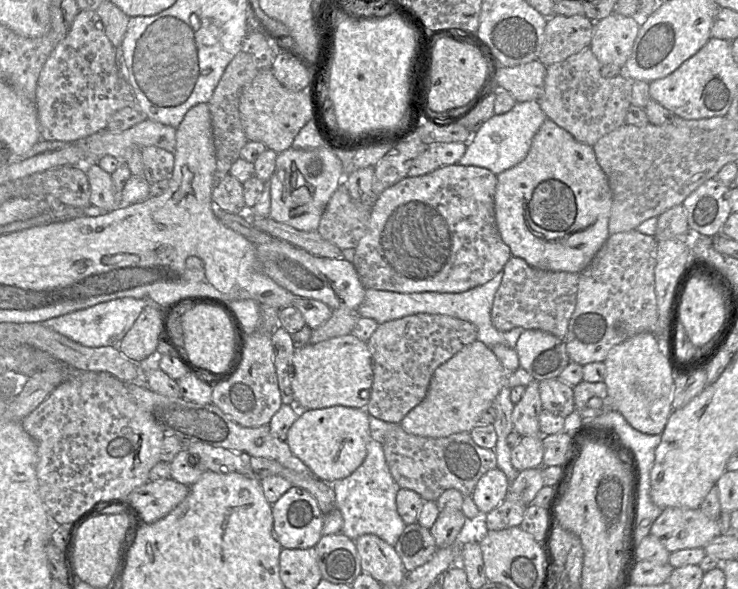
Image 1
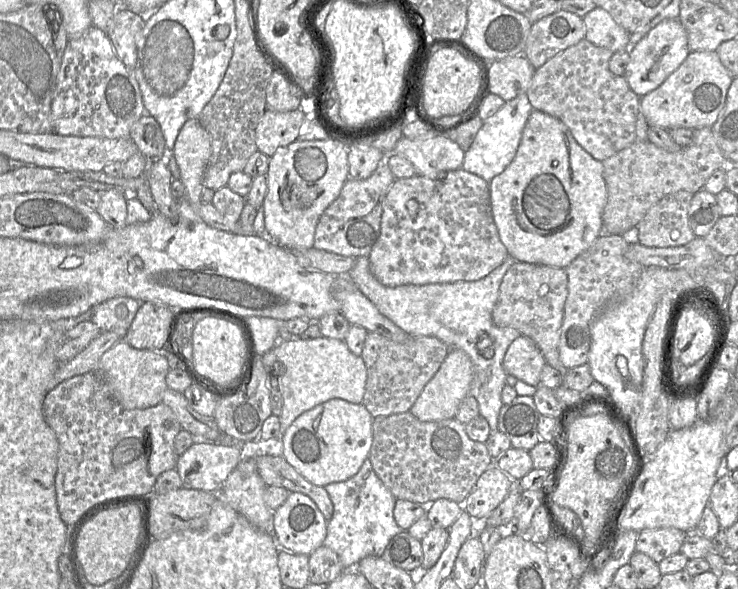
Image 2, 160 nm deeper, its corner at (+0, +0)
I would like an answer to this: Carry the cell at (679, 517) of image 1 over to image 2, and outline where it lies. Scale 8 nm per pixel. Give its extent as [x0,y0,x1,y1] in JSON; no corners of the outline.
[635,527,686,563]

